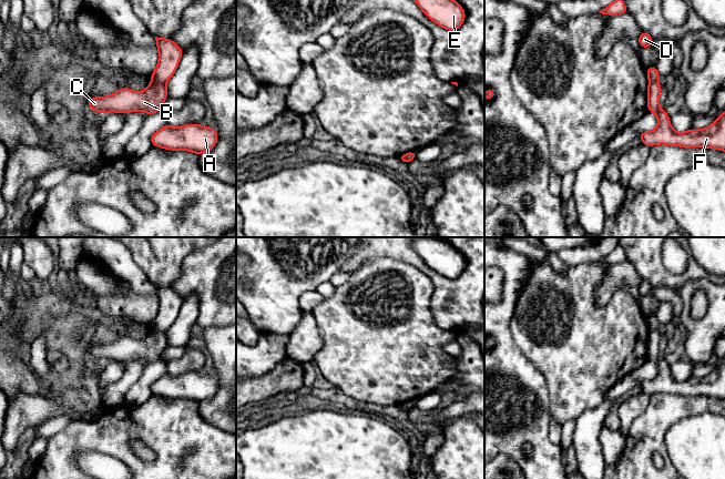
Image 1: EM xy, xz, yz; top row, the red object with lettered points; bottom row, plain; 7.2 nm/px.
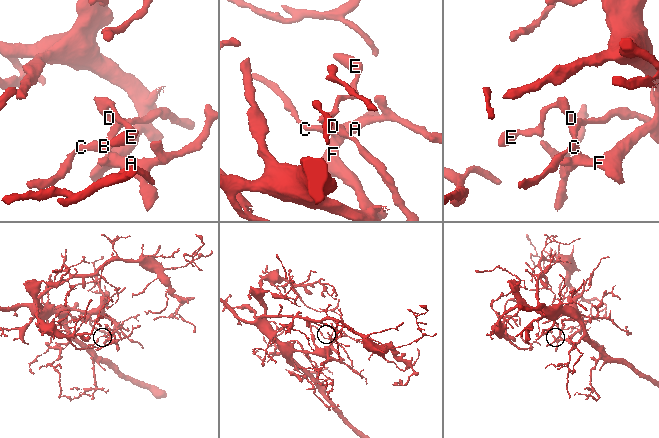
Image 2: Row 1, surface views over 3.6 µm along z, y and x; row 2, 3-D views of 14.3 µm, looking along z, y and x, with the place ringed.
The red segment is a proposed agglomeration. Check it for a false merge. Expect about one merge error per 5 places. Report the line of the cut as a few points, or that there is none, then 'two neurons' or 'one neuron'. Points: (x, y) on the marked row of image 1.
cut in xy along (153, 79), (164, 84); two neurons

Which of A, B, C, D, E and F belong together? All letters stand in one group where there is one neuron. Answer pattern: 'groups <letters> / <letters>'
groups A B C F / D E

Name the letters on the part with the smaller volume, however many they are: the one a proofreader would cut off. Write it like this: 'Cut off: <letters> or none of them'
Cut off: D, E

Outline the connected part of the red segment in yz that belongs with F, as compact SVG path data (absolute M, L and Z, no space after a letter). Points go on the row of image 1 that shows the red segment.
M658 81L649 83L647 110L656 115L658 125L649 132L642 132L642 144L653 146L667 144L682 147L709 147L725 152L725 112L718 119L702 130L690 129L686 132L675 132L671 125L670 116L665 110L660 109L661 84Z

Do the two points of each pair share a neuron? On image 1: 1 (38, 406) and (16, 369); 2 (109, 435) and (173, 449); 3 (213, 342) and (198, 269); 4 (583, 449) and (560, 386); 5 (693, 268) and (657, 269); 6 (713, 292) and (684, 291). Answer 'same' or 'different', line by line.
1: different
2: same
3: different
4: different
5: same
6: same

